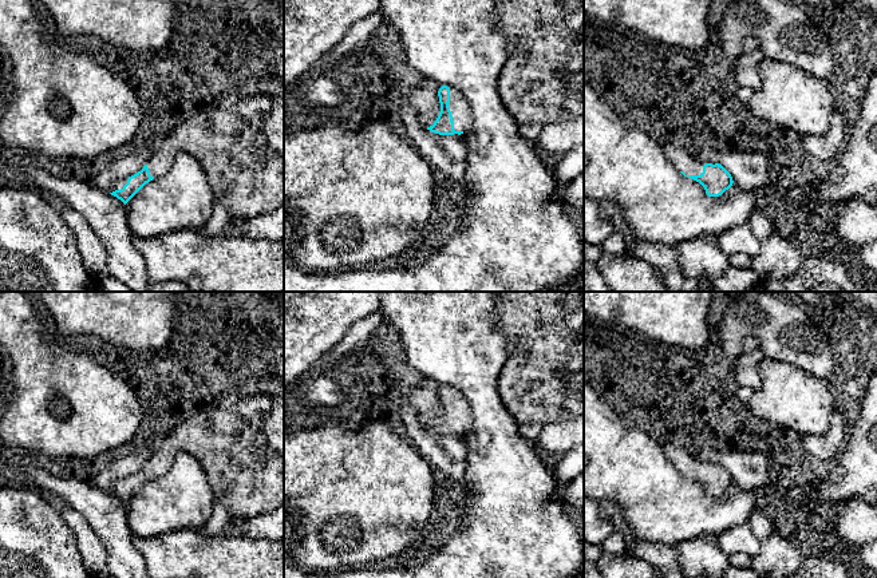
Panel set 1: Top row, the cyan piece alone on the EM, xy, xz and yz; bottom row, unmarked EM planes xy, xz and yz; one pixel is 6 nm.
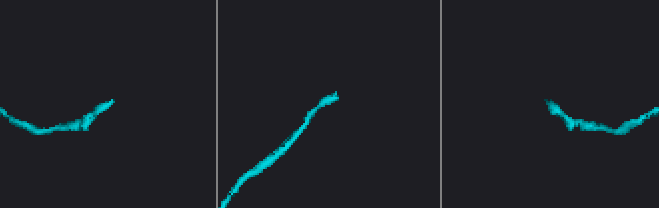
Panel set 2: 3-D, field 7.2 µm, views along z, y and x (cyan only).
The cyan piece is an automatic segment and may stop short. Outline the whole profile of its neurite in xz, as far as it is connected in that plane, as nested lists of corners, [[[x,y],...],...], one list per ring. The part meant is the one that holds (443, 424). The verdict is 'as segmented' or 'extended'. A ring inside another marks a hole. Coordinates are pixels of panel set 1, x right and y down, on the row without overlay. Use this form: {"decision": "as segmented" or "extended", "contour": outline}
{"decision": "extended", "contour": [[[442,385],[438,396],[441,412],[427,429],[439,435],[461,435],[469,429],[471,424],[470,408],[461,391]]]}

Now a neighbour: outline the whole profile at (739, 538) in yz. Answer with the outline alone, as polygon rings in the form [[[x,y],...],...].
[[[748,522],[736,524],[718,535],[720,549],[731,557],[743,553],[755,557],[761,553],[762,542],[754,535]]]

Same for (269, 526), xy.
[[[284,503],[270,512],[249,518],[230,518],[226,528],[249,538],[264,538],[274,542],[284,539]]]

